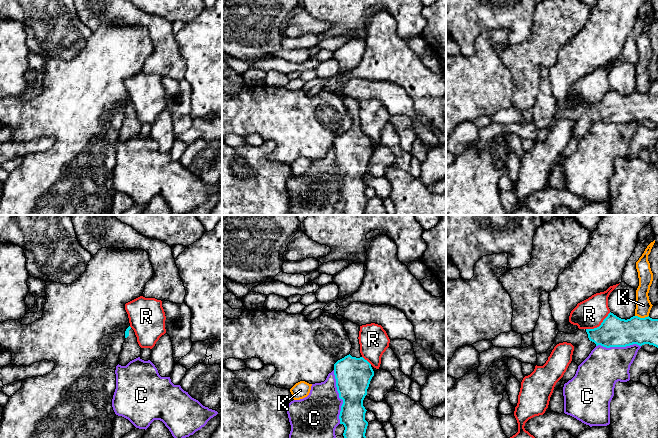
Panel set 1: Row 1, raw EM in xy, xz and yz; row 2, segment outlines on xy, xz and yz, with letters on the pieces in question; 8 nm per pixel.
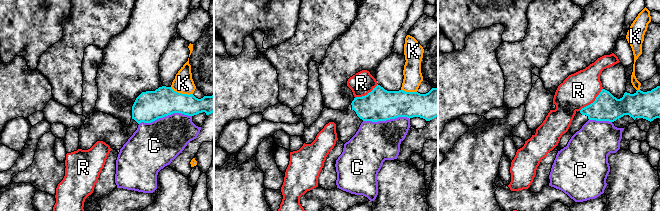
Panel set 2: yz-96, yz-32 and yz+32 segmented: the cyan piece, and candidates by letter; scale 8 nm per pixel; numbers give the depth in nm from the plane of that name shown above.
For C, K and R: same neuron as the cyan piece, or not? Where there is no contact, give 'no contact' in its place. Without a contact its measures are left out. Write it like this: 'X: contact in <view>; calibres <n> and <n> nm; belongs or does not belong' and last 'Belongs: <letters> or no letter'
C: contact in xz; calibres 280 and 360 nm; does not belong
K: contact in yz; calibres 240 and 130 nm; does not belong
R: contact in yz; calibres 240 and 240 nm; does not belong
Belongs: no letter

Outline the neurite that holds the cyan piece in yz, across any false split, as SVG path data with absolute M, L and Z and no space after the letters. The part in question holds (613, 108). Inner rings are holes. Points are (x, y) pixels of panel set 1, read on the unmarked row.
M610 88L597 104L579 105L574 110L558 108L551 124L537 130L537 142L543 142L554 123L563 118L574 122L572 137L578 142L598 121L610 124L649 120L658 124L658 95L633 92L625 96Z

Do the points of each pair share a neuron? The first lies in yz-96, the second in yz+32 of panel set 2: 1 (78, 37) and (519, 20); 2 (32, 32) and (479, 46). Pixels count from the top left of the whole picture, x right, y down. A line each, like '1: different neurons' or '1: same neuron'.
1: different neurons
2: different neurons

